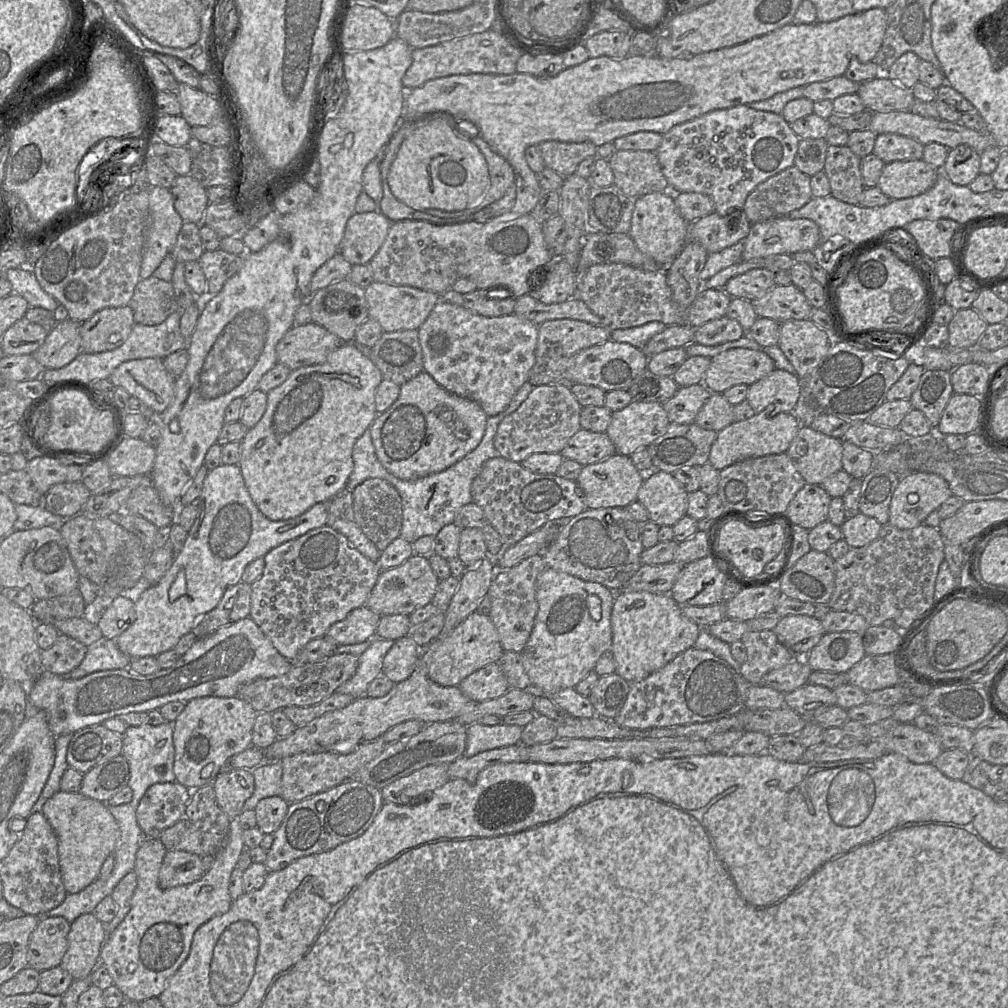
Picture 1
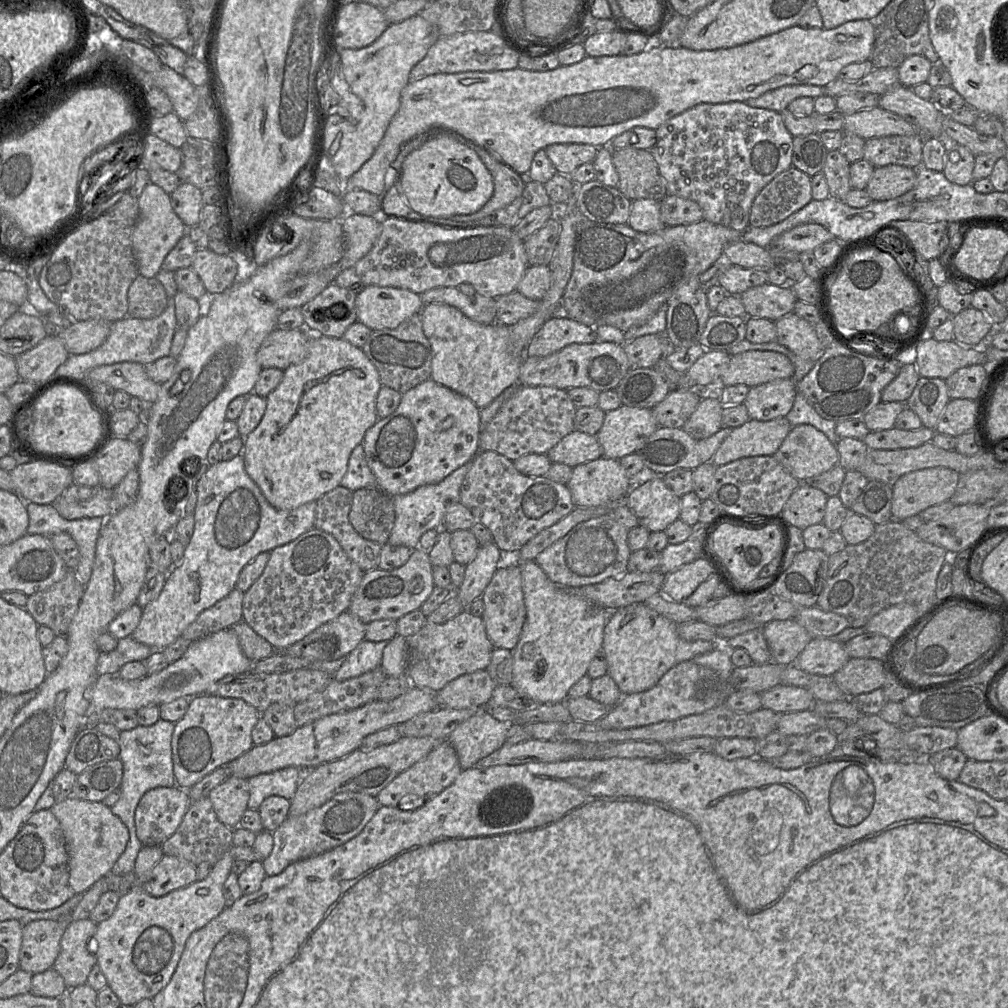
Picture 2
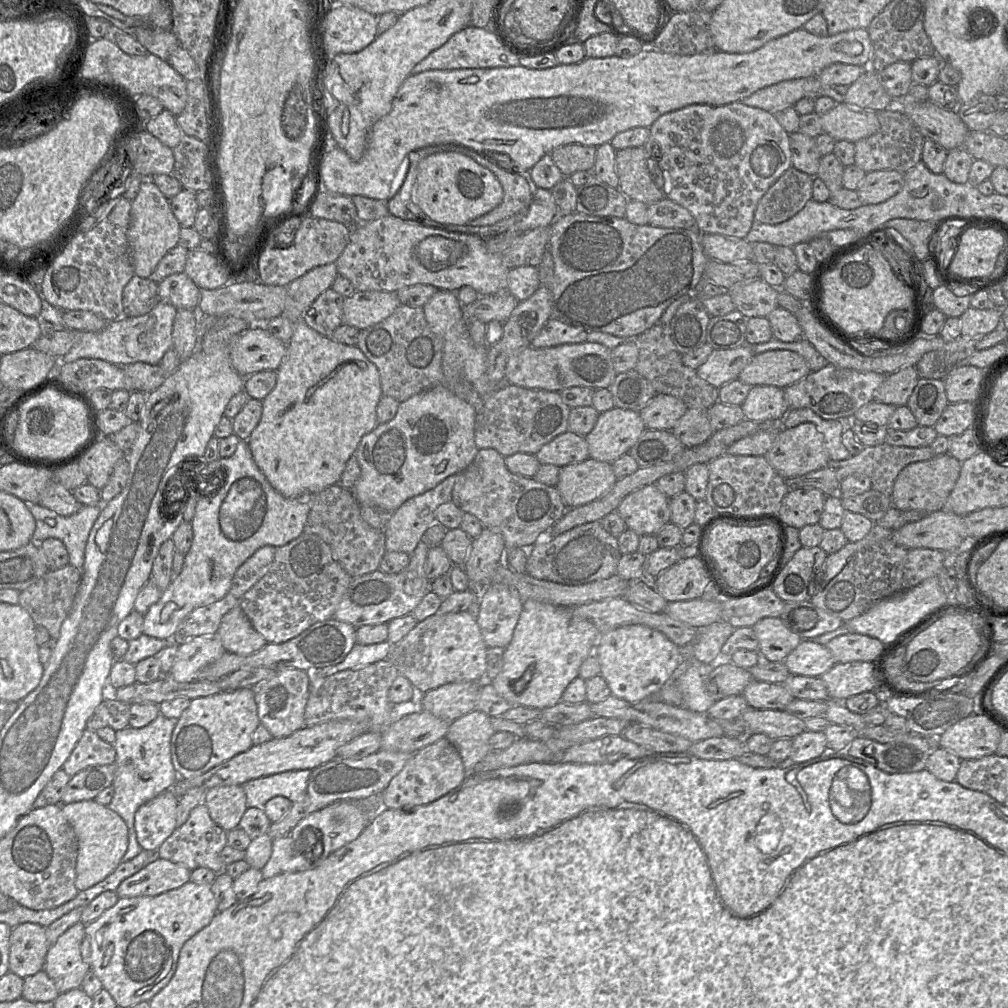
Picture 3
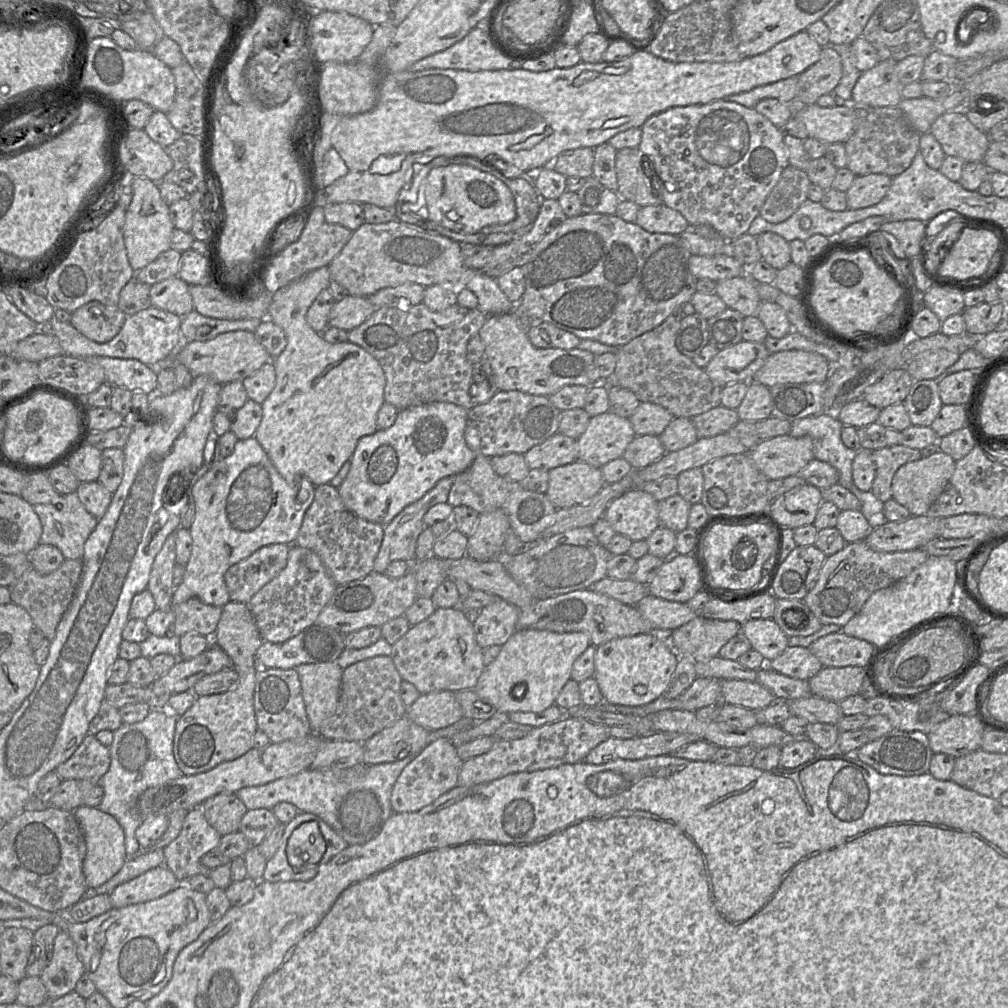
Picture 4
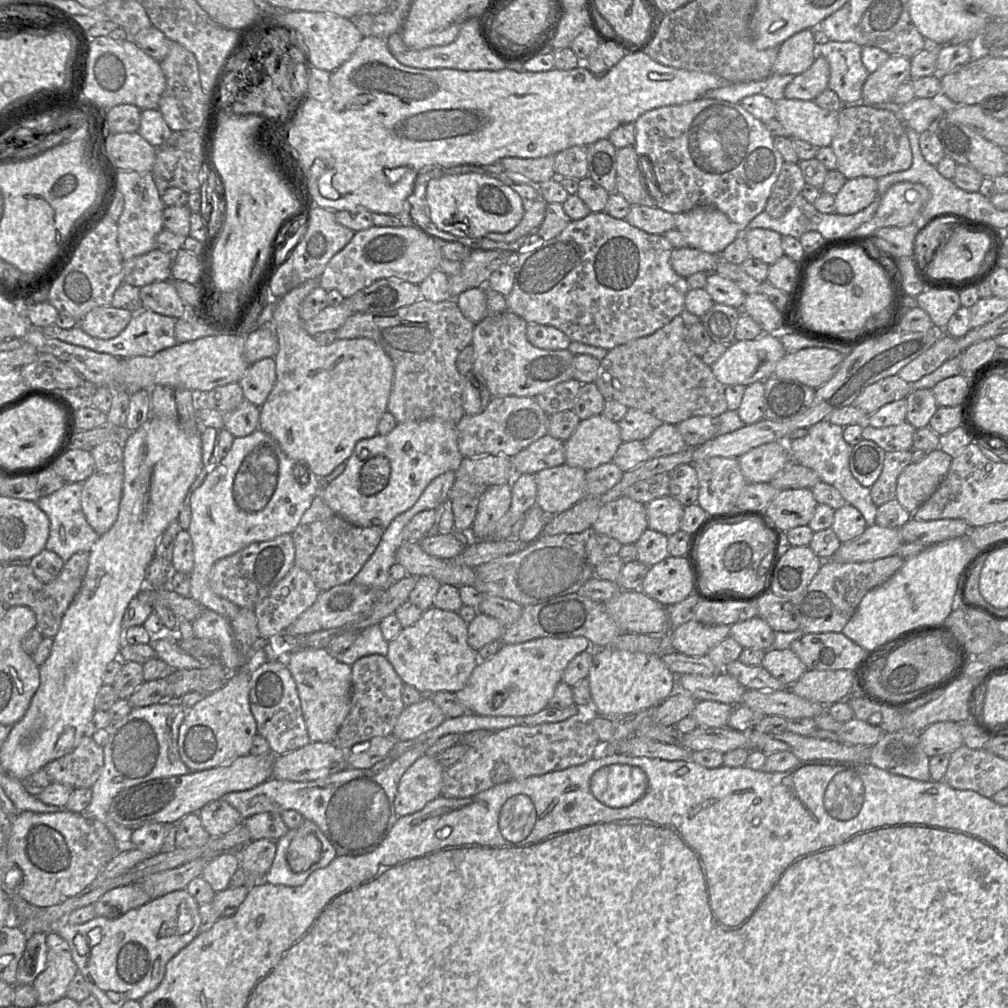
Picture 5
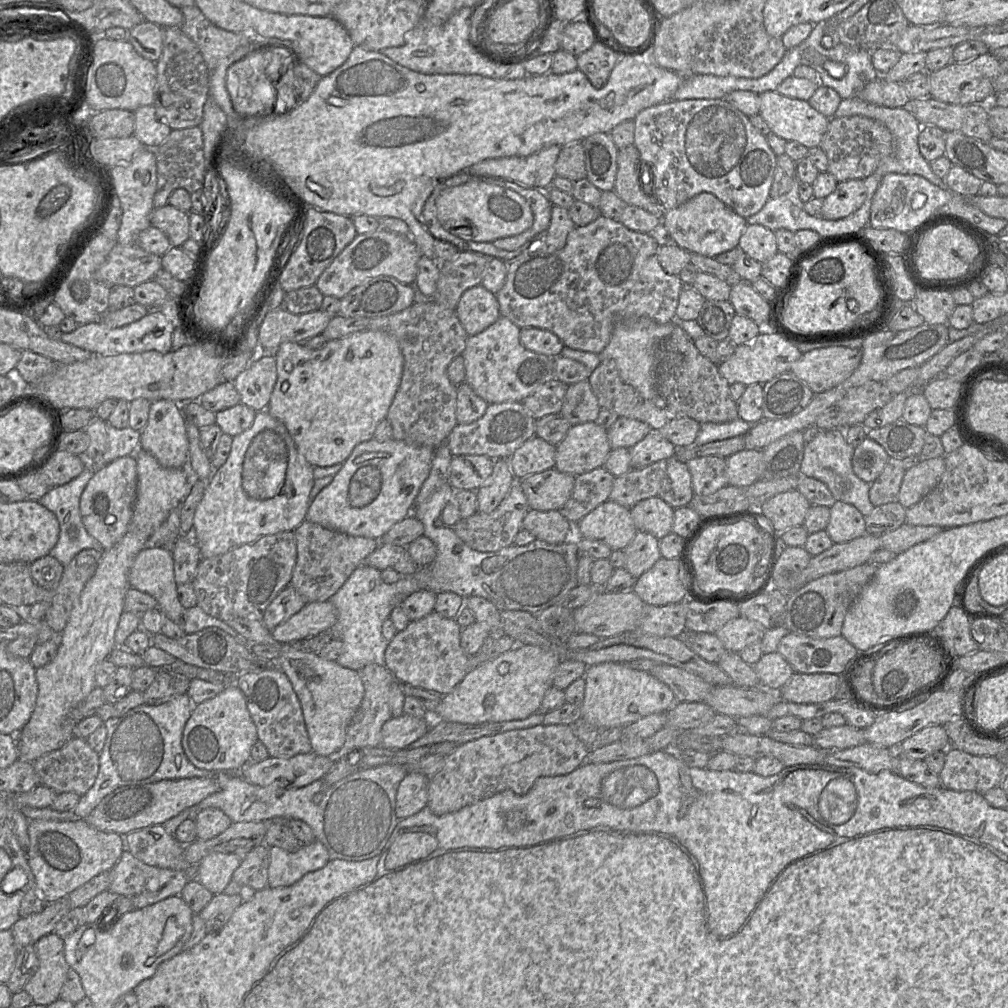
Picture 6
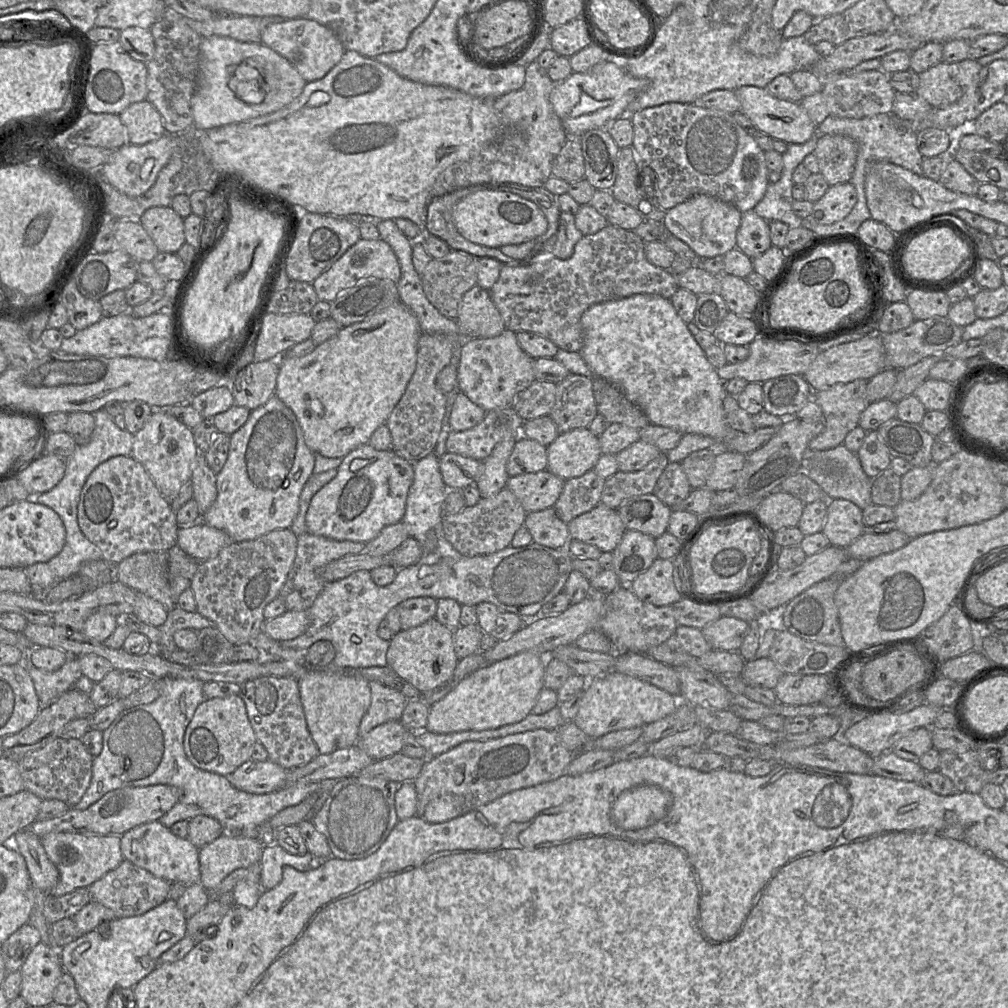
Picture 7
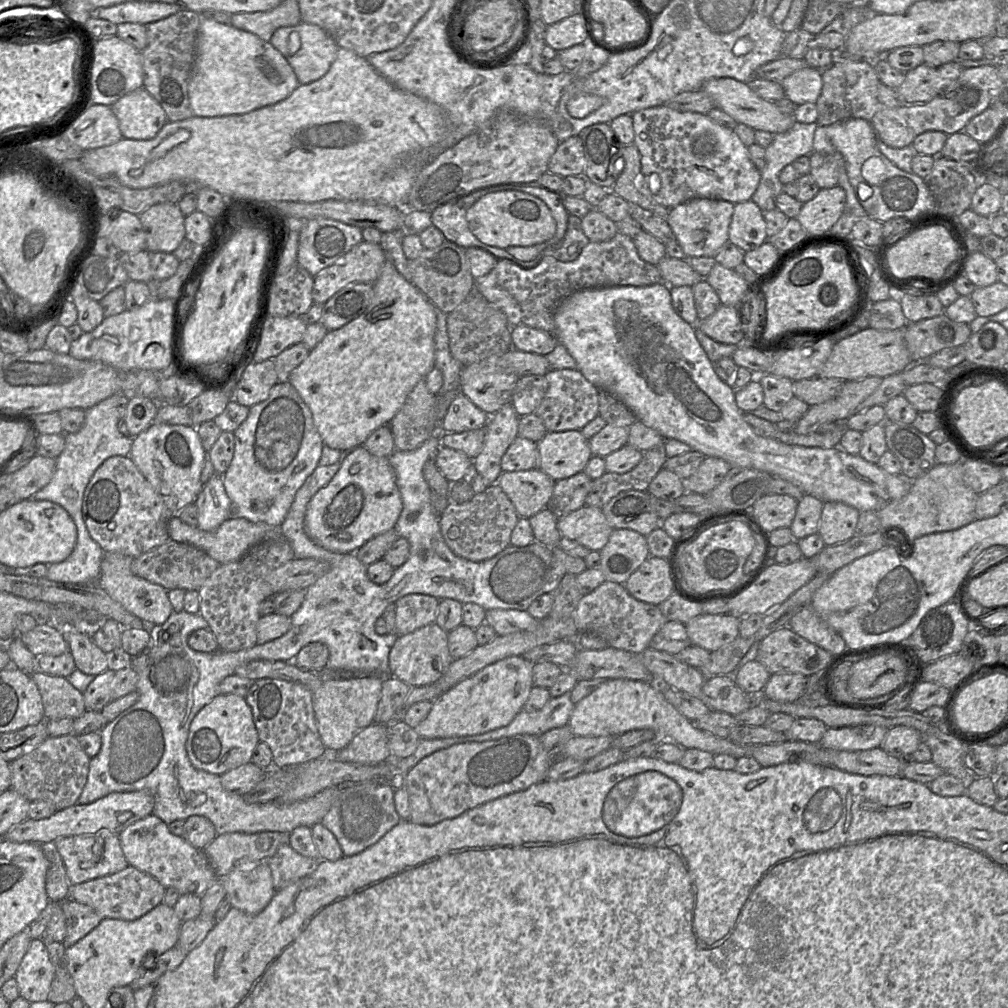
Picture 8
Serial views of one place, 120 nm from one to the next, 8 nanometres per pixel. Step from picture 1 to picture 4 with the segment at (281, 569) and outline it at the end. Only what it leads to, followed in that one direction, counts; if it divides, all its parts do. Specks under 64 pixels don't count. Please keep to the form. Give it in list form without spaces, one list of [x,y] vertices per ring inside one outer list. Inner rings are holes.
[[[291,545],[285,568],[248,602],[262,639],[283,643],[313,625],[337,586],[318,554],[308,548]]]

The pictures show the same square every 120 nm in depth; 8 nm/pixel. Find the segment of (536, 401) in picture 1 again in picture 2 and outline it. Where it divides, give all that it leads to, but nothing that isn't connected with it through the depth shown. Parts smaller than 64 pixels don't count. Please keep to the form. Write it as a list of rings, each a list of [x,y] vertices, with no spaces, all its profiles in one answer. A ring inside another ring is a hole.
[[[520,385],[480,432],[480,450],[495,451],[512,461],[529,453],[546,454],[575,429],[576,410],[564,389]]]

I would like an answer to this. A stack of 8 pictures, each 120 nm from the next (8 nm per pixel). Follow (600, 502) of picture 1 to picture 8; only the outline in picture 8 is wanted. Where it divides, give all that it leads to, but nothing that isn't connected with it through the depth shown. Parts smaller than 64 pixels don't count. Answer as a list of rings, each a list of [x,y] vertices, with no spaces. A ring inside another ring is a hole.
[[[539,468],[502,472],[497,485],[514,504],[518,515],[530,519],[547,508],[555,480]]]

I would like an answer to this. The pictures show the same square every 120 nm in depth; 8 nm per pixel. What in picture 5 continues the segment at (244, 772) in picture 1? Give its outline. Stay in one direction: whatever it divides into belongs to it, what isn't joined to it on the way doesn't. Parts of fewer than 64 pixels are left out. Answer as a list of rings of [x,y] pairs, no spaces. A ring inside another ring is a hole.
[[[222,799],[214,800],[198,812],[203,828],[211,837],[220,837],[231,831],[243,819],[240,813]]]

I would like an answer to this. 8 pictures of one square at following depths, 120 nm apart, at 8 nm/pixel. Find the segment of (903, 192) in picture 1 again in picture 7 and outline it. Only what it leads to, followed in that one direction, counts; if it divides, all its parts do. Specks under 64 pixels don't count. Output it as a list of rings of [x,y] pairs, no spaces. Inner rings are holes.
[[[849,181],[835,184],[813,203],[813,210],[806,218],[818,224],[832,224],[844,219],[856,202],[856,190]]]

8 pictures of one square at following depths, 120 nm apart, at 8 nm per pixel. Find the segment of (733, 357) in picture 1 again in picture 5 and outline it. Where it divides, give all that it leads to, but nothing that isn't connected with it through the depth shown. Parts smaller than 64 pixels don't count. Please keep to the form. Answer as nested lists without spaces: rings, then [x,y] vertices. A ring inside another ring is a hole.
[[[808,347],[786,353],[777,363],[773,376],[794,379],[817,389],[840,368],[845,355],[829,348]]]

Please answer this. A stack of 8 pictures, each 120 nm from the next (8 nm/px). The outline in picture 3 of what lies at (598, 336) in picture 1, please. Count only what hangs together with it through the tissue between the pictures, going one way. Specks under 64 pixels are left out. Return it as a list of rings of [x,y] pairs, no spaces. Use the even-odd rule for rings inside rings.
[[[549,319],[530,346],[533,348],[548,348],[563,344],[583,343],[587,340],[588,332],[567,325],[556,319]]]

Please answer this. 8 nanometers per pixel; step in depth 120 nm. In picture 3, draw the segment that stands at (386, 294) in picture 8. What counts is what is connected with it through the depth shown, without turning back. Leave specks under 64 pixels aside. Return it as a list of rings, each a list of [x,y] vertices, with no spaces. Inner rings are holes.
[[[329,263],[317,266],[306,272],[301,277],[289,283],[287,288],[287,297],[284,313],[294,326],[294,334],[287,343],[287,352],[283,361],[278,368],[277,383],[274,389],[262,400],[262,416],[258,425],[252,431],[247,442],[249,444],[252,457],[258,468],[265,475],[272,487],[285,497],[298,497],[302,494],[315,495],[325,488],[336,484],[340,479],[349,458],[355,453],[362,437],[370,433],[379,423],[377,420],[377,407],[383,395],[381,379],[378,368],[364,355],[364,353],[355,346],[345,345],[333,340],[331,337],[321,335],[314,329],[310,328],[304,321],[304,315],[313,302],[326,290],[331,288],[338,275],[336,264]]]

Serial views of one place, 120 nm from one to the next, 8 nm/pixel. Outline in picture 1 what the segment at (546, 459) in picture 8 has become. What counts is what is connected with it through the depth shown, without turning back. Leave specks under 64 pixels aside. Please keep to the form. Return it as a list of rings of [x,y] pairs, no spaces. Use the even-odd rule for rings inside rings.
[[[632,401],[625,408],[612,412],[611,421],[605,432],[614,444],[617,453],[630,456],[639,449],[647,448],[667,431],[670,424],[662,403]]]

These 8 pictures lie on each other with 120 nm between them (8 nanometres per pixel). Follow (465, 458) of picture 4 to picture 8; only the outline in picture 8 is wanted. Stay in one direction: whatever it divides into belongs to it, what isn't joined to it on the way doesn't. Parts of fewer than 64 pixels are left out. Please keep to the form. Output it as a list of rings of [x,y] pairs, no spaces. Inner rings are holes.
[[[360,446],[344,454],[338,472],[312,497],[307,505],[304,529],[313,542],[326,550],[342,554],[355,553],[370,539],[394,529],[402,509],[396,475],[388,458],[375,456]]]

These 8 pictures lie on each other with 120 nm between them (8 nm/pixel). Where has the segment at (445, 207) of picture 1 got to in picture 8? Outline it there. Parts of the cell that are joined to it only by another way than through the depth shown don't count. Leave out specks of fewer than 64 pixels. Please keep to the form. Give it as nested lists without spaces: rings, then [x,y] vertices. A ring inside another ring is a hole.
[[[503,191],[485,195],[466,212],[466,221],[471,233],[483,244],[506,249],[527,247],[551,239],[556,223],[549,208],[540,199],[519,191]]]

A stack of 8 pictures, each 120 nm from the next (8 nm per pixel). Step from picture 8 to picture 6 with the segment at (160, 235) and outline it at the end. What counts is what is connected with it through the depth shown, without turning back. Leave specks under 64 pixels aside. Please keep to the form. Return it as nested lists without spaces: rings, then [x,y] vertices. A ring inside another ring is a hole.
[[[169,204],[153,210],[151,226],[161,230],[167,236],[172,247],[180,247],[190,238],[189,213]]]

